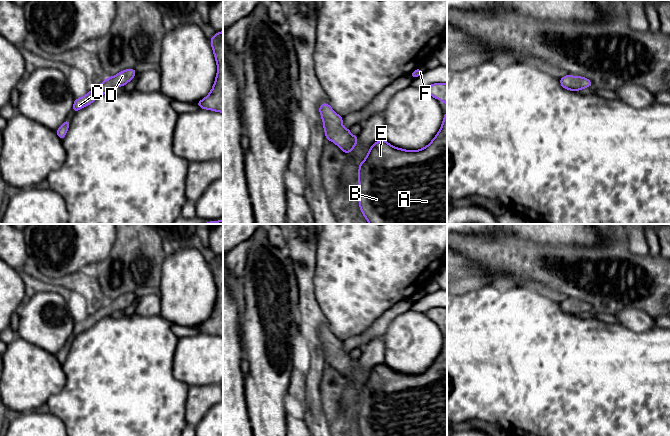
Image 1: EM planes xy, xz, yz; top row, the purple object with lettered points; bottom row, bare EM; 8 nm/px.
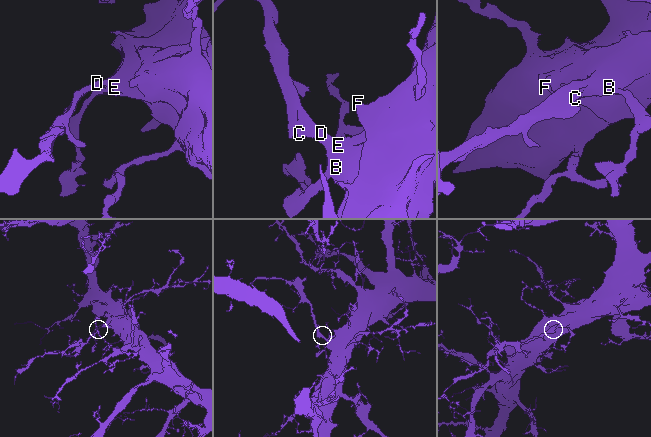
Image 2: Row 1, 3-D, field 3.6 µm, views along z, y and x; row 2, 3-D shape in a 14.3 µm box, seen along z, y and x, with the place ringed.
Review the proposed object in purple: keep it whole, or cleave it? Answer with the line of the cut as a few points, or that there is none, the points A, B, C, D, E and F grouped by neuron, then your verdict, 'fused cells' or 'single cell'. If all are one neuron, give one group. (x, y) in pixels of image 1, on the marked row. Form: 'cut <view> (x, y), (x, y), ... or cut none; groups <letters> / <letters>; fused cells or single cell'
cut none; groups A B C D E F; single cell

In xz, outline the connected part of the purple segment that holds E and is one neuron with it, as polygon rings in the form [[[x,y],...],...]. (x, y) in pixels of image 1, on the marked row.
[[[447,112],[436,136],[420,150],[405,150],[394,147],[385,139],[376,141],[370,147],[366,158],[359,163],[357,179],[359,180],[357,192],[360,210],[369,224],[447,224]]]

